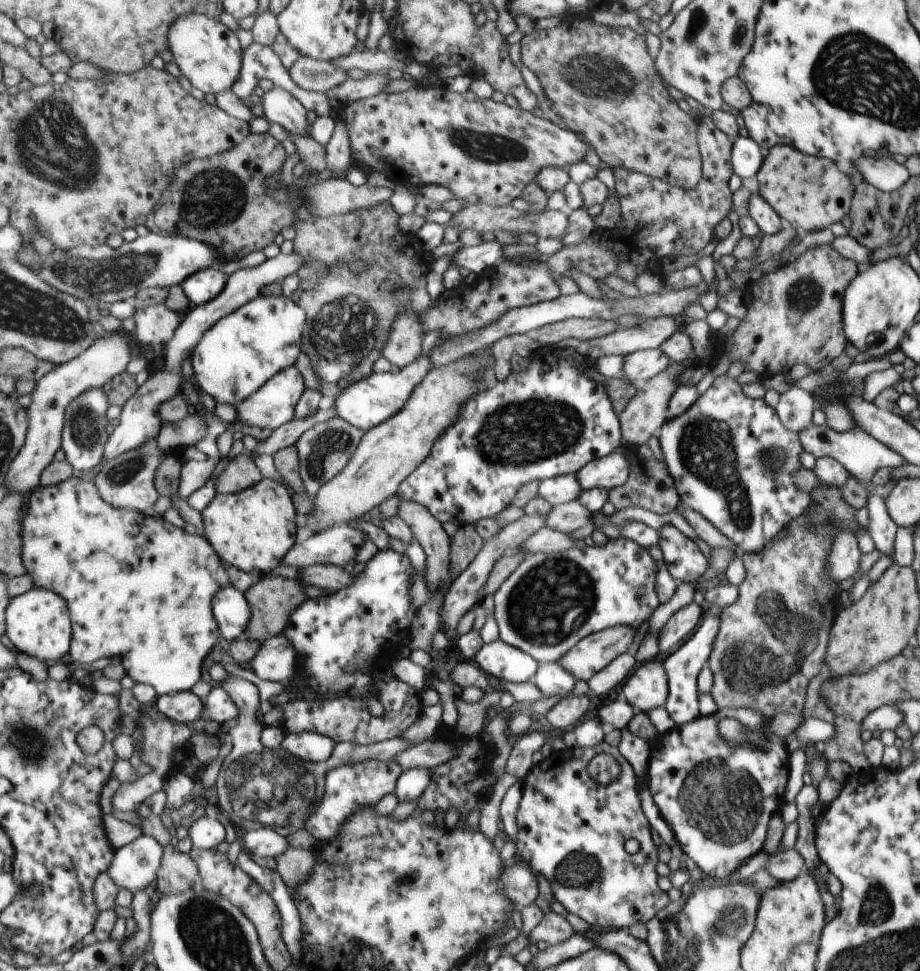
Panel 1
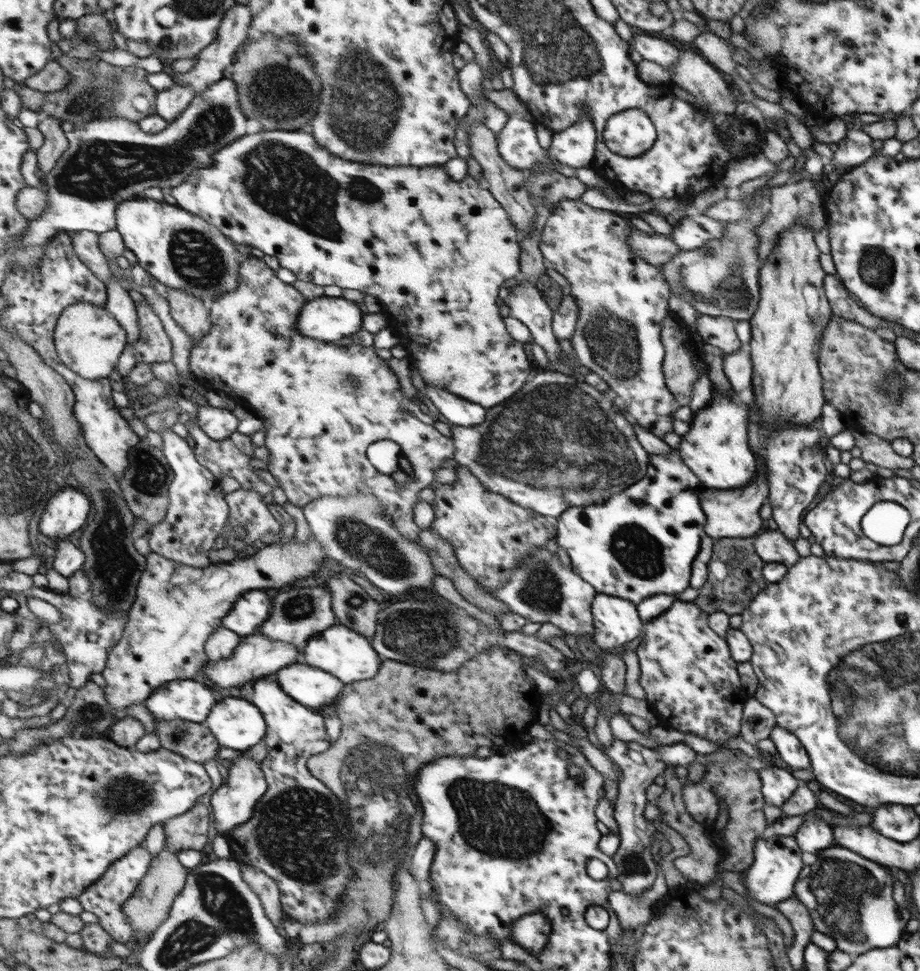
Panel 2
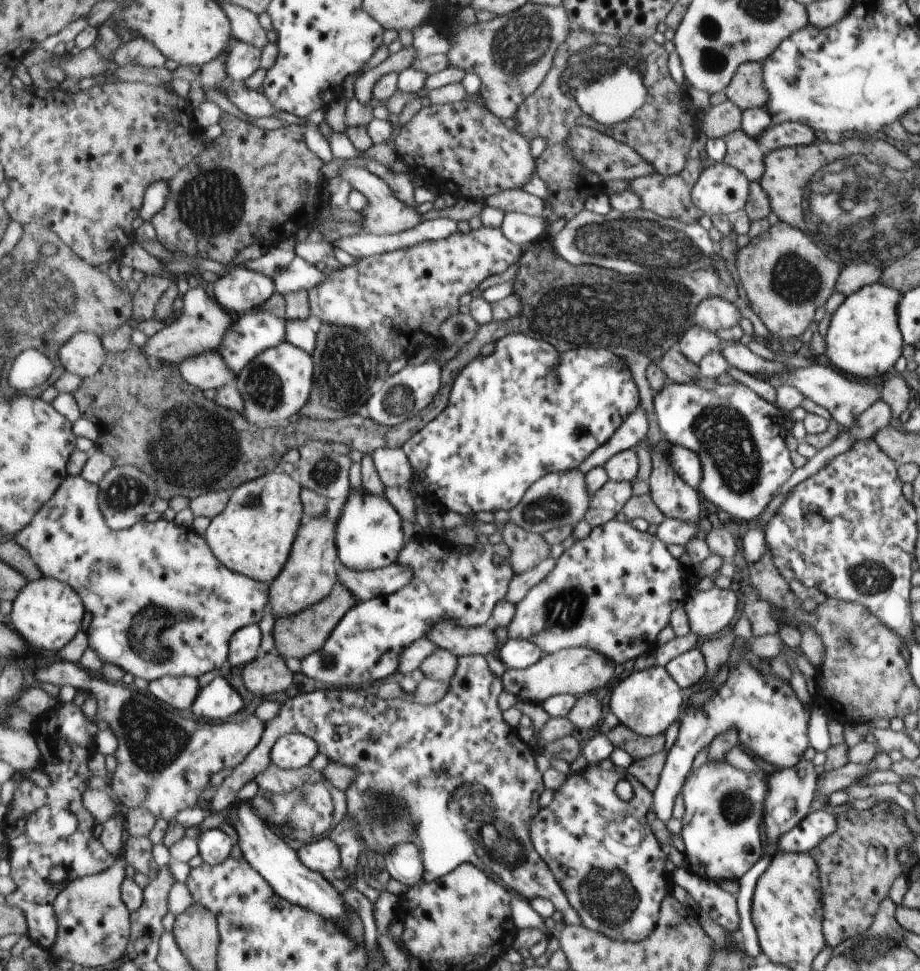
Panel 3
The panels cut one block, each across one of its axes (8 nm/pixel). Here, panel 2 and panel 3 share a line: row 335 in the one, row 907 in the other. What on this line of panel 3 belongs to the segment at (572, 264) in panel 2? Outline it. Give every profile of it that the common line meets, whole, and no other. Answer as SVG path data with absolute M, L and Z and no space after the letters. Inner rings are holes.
M586 767L581 773L572 772L567 776L566 781L554 791L554 799L546 808L536 814L536 818L530 822L530 838L536 853L544 860L544 863L551 868L556 882L562 891L566 894L570 905L576 910L578 917L581 919L581 925L589 930L601 933L610 939L616 941L644 941L648 939L652 932L658 926L660 910L668 894L668 878L666 878L666 854L656 842L655 834L646 824L646 814L652 806L652 792L641 784L636 776L629 774L627 771L616 772L616 770L603 770L598 767ZM625 779L630 782L634 788L634 796L629 802L623 802L615 794L615 786L619 780Z

